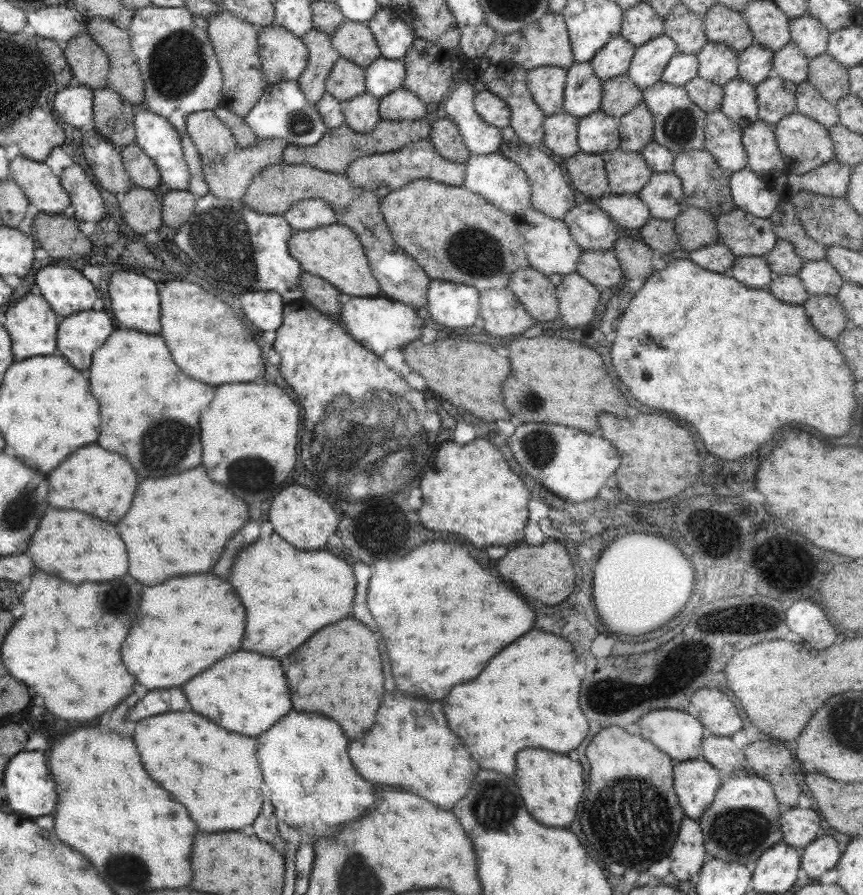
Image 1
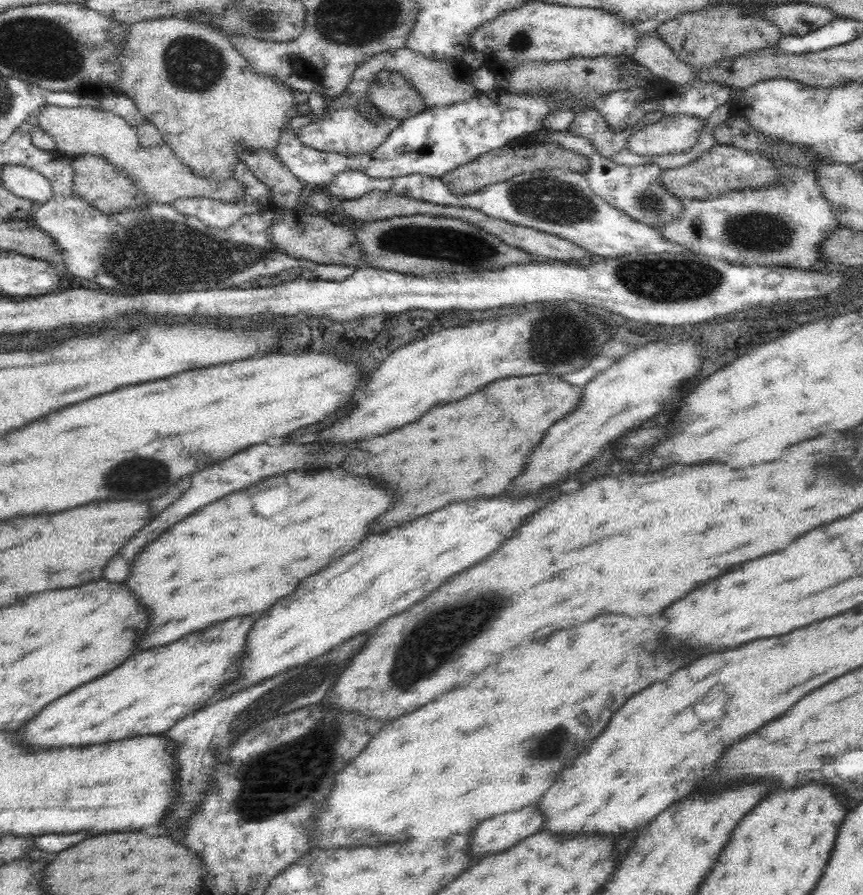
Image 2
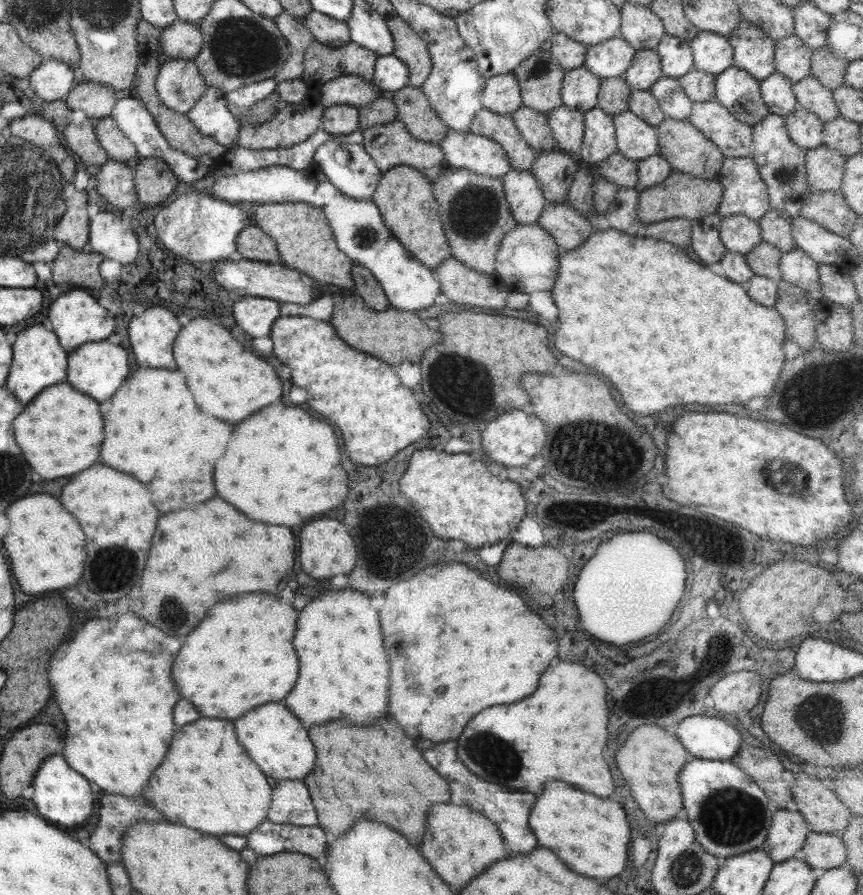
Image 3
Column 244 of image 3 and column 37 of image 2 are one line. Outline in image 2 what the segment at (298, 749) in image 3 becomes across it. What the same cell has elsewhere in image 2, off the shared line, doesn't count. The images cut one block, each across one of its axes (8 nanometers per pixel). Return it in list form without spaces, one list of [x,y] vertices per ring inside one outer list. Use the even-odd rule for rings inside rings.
[[[236,618],[218,622],[202,632],[192,632],[184,636],[178,642],[172,642],[168,646],[144,650],[140,654],[134,654],[118,668],[110,670],[108,674],[68,692],[66,696],[58,698],[56,702],[50,702],[40,710],[30,722],[26,722],[18,730],[18,742],[22,746],[30,748],[68,748],[68,746],[88,746],[88,744],[106,744],[116,740],[126,740],[134,736],[160,735],[172,728],[179,720],[199,711],[208,700],[224,686],[224,682],[230,682],[238,674],[238,662],[240,662],[240,650],[244,648],[246,636],[252,618],[242,618],[240,626],[236,626]]]

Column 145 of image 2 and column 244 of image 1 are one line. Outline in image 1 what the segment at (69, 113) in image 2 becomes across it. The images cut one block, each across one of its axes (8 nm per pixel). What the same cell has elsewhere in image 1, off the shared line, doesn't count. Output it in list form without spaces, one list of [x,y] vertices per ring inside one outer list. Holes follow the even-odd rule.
[[[199,111],[187,115],[185,126],[197,152],[208,192],[220,199],[242,200],[253,175],[269,164],[283,162],[285,139],[259,139],[247,147],[239,147],[232,132],[217,118],[213,111]]]

